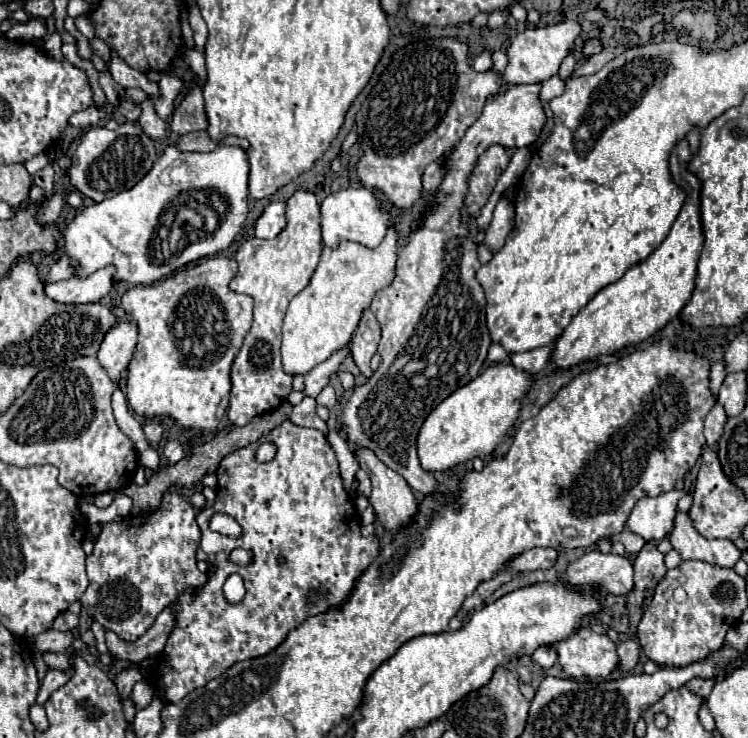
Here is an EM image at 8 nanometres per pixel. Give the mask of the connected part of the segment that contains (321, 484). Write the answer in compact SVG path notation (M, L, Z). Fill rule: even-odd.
M285 419L263 439L277 445L275 459L269 463L257 463L255 449L259 443L249 443L247 447L229 453L217 469L219 485L215 505L197 515L197 525L201 529L199 547L207 553L207 563L211 563L215 571L203 587L189 587L181 591L177 601L169 605L175 617L175 627L157 663L147 673L147 683L151 683L153 689L163 691L167 703L179 703L187 693L197 687L205 687L211 679L219 677L239 661L271 653L295 627L299 627L299 623L303 623L303 619L343 607L343 603L347 603L347 595L355 589L355 579L359 579L359 575L363 575L363 571L367 571L373 563L375 555L379 555L379 539L375 535L363 537L359 533L359 511L343 489L339 461L327 437L321 431L297 427ZM215 513L233 517L243 527L243 537L231 539L211 531L209 521ZM237 547L247 547L253 551L255 559L251 565L239 567L229 561L231 551ZM231 573L239 573L245 581L247 593L241 603L229 603L223 597L223 583Z

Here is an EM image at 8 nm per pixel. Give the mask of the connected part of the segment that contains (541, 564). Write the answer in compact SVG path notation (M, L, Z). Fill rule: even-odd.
M529 549L523 551L523 555L517 555L515 559L511 559L511 563L507 563L507 569L511 571L535 571L535 569L547 569L555 563L557 559L557 551L555 549Z

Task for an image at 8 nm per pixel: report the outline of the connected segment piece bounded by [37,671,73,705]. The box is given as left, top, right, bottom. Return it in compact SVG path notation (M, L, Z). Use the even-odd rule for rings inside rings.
M47 671L45 679L41 681L39 693L37 693L37 703L39 703L39 705L43 705L55 689L63 687L63 685L69 681L71 673L73 673L73 671Z

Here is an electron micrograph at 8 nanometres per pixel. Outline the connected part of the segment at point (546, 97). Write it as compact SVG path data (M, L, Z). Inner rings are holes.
M553 75L551 79L547 79L547 81L541 83L539 99L541 99L541 103L549 103L551 99L559 97L563 91L565 91L565 81L559 75Z

